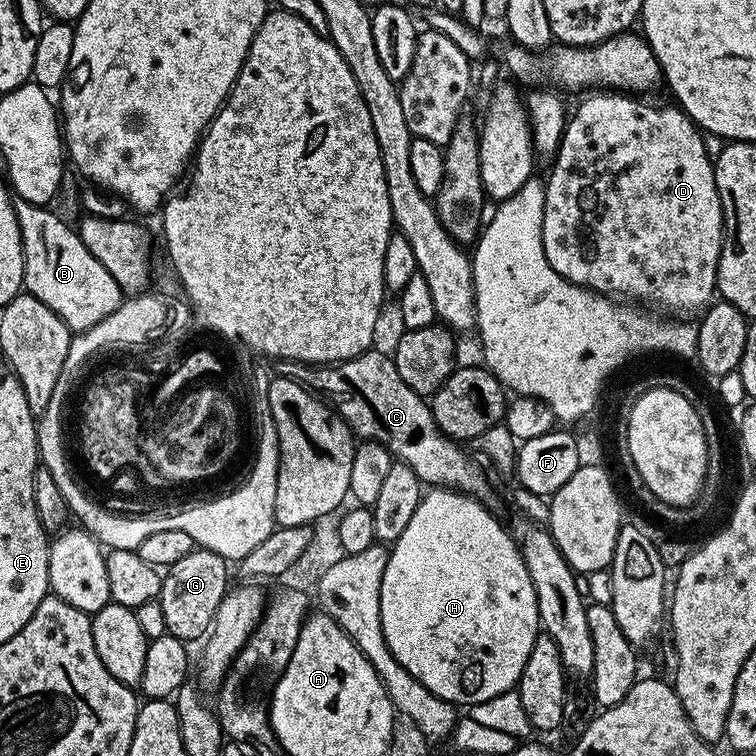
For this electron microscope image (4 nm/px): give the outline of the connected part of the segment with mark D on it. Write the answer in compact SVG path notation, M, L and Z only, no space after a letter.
M600 90L585 96L588 97L577 106L576 113L573 116L571 113L570 119L565 123L564 136L554 153L556 165L544 184L542 242L550 266L554 266L557 274L571 284L580 284L593 292L617 294L616 292L628 292L631 288L637 288L646 299L657 300L660 304L668 304L672 299L676 299L684 308L703 309L716 292L716 267L720 257L720 243L724 241L724 215L718 198L716 170L713 157L708 157L708 148L703 140L705 137L679 107L673 106L665 112L659 112L648 104L639 104L636 98L620 90Z

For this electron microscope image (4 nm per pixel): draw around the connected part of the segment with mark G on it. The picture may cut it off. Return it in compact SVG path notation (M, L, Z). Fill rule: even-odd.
M196 548L165 571L158 602L165 615L167 635L185 642L199 641L207 635L217 608L230 586L228 568L229 563L217 552Z

